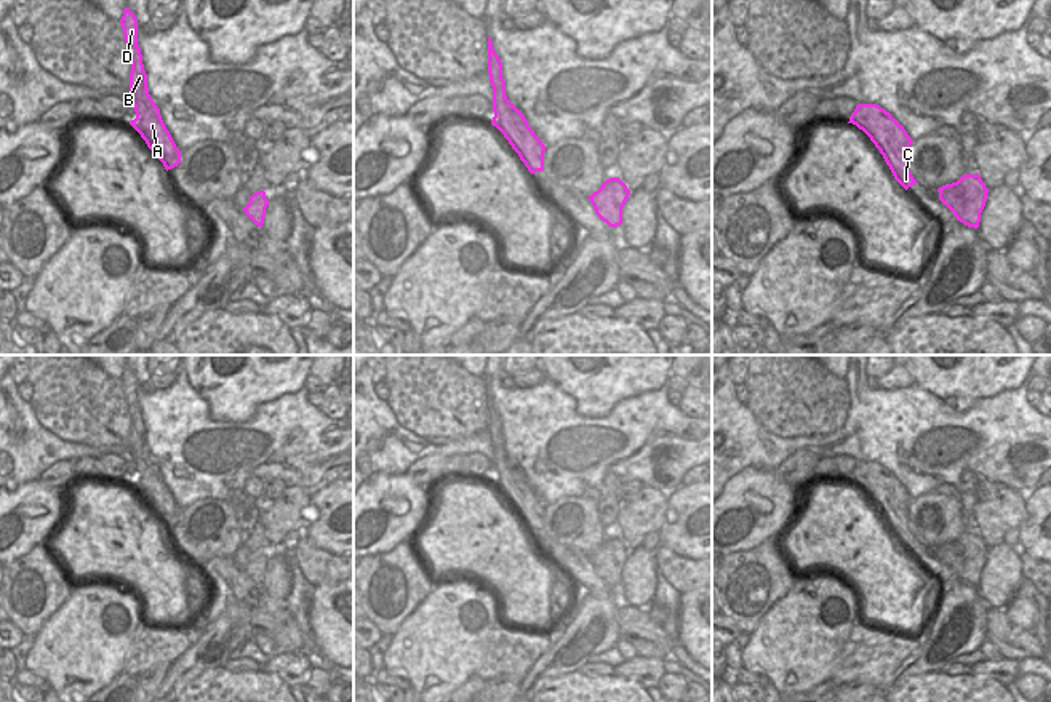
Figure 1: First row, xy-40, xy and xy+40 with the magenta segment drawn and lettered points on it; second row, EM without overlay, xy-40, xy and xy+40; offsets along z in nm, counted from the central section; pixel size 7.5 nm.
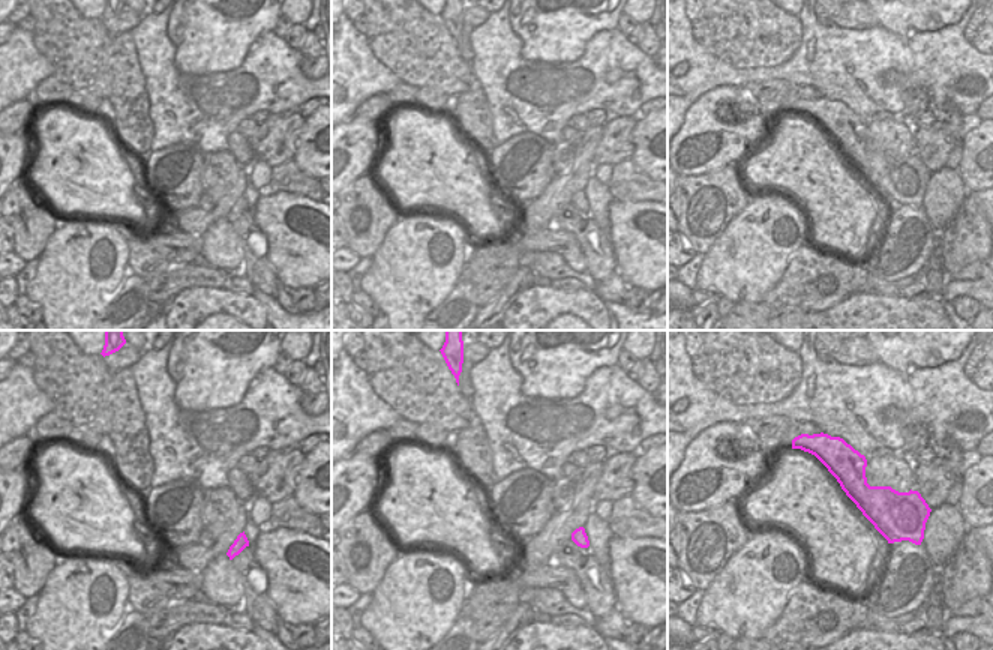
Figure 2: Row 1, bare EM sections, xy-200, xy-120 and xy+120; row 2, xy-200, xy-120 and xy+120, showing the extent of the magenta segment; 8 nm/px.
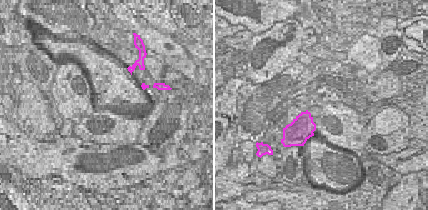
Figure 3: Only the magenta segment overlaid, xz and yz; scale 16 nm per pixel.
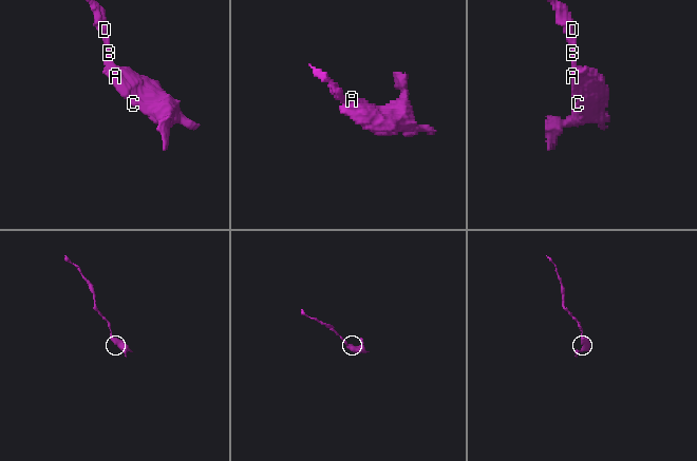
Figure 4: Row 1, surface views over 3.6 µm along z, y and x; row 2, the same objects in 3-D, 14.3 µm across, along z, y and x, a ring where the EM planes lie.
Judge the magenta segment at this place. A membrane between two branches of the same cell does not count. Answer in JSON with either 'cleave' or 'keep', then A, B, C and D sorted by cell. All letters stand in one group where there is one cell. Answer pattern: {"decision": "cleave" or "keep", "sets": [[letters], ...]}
{"decision": "cleave", "sets": [["A", "C"], ["B", "D"]]}

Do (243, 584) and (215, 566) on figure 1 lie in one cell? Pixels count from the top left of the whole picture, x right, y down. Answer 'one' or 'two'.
one

